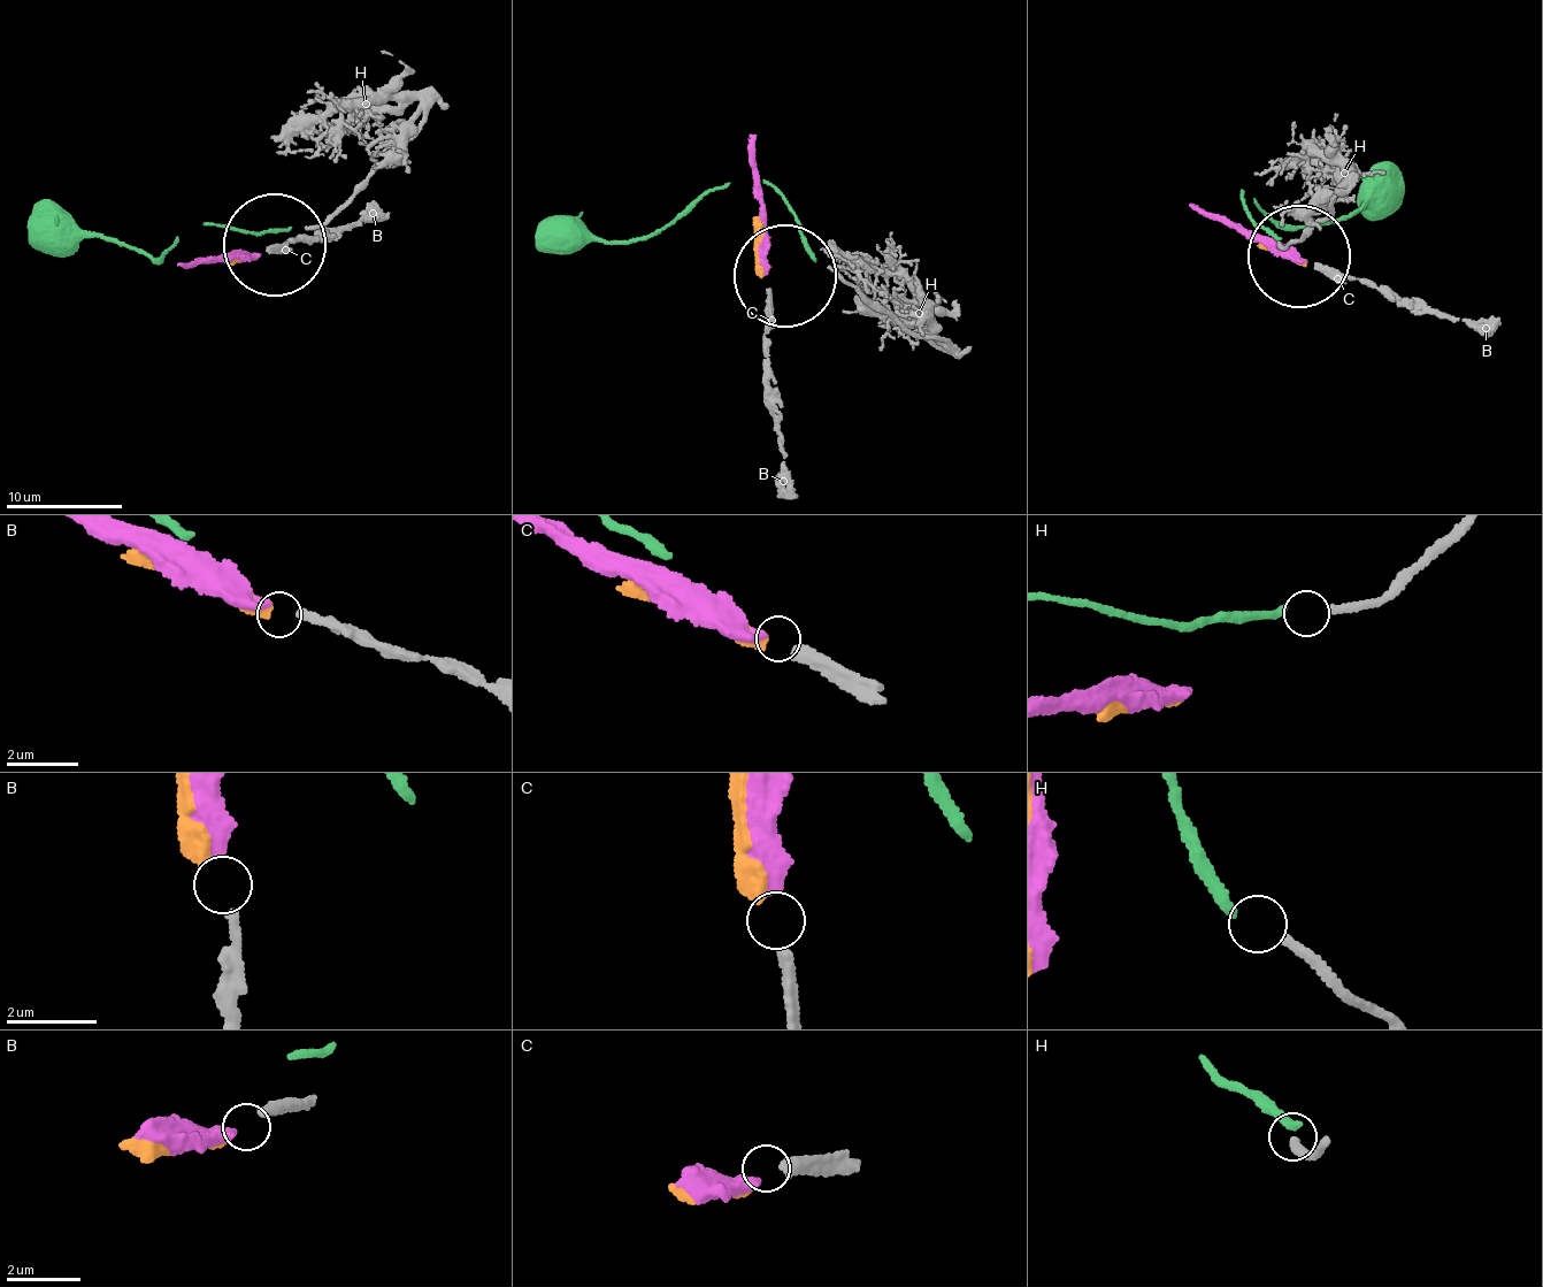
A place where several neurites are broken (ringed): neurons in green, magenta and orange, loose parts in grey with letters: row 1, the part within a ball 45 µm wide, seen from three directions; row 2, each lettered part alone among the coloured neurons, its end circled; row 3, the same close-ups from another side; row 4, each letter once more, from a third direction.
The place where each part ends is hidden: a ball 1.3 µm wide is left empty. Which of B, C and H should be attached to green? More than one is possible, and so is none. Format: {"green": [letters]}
{"green": ["H"]}

